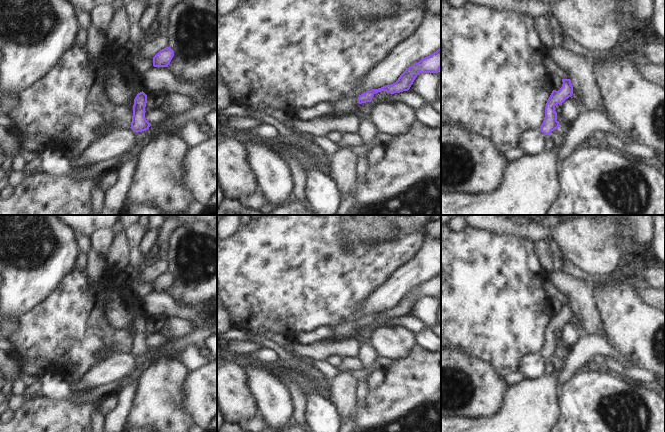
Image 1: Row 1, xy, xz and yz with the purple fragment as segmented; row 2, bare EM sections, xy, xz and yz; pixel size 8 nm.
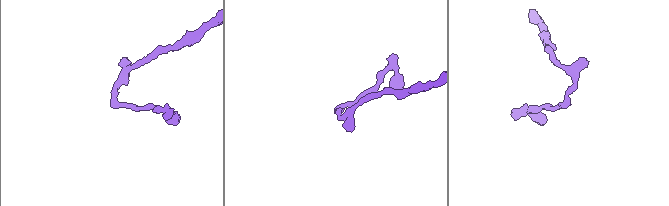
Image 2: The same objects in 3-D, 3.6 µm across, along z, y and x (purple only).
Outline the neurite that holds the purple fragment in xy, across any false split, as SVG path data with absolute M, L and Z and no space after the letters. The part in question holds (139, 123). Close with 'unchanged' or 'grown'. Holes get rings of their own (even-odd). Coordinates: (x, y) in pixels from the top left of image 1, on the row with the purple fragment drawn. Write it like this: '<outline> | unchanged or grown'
M142 91L134 99L131 129L138 133L149 129L151 124L145 118L147 95Z | unchanged

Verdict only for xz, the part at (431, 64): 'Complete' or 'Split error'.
Complete

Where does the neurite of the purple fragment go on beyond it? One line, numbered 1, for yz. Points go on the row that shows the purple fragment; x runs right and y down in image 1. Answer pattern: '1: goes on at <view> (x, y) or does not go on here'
1: does not go on here

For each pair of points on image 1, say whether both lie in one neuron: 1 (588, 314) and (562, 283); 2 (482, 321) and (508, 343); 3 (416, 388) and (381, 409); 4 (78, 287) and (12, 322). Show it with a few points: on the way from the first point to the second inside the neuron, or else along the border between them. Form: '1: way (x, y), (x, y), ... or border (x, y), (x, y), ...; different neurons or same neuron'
1: way (585, 306), (570, 290); same neuron
2: way (488, 323), (502, 337); same neuron
3: way (407, 397), (395, 409), (390, 409); same neuron
4: border (18, 317), (18, 326), (10, 334); different neurons

